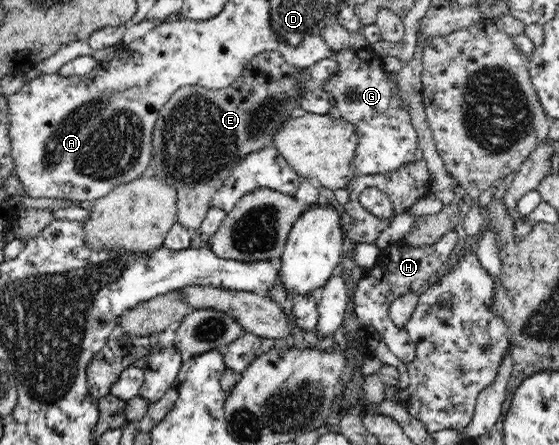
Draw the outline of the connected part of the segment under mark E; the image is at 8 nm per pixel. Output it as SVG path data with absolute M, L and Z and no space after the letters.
M274 50L263 51L245 65L242 75L228 87L208 89L202 86L184 86L170 96L170 100L159 112L153 132L152 162L148 173L176 188L177 218L180 225L193 233L200 228L211 208L211 197L223 186L244 156L271 146L276 133L281 131L281 123L306 114L301 109L300 97L304 88L298 86L302 73L304 68L288 64L282 54Z

